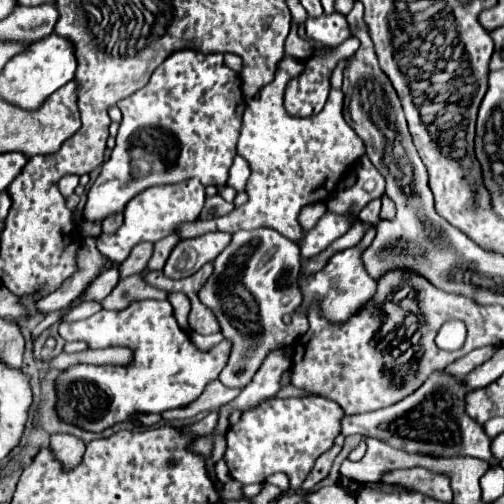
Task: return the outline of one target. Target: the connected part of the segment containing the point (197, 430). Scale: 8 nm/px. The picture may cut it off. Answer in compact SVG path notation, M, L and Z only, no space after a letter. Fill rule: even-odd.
M210 412L204 420L192 424L190 430L192 430L194 434L198 434L198 436L208 436L208 434L216 428L216 422L218 422L218 414L216 414L216 412Z

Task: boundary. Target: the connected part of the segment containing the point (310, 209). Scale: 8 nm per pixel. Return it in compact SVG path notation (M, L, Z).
M310 204L300 212L300 226L304 232L308 232L318 222L318 216L322 216L322 212L326 212L324 204Z

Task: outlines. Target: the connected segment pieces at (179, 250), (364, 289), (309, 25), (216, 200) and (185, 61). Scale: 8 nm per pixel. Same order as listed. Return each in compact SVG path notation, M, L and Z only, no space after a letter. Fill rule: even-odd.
M208 232L204 236L178 242L170 252L164 274L172 280L192 276L206 262L212 262L216 258L230 244L230 238L232 236L226 232Z
M370 228L362 240L360 240L358 246L354 248L348 248L344 252L338 252L336 256L330 258L330 262L326 264L324 270L312 274L312 276L302 276L300 278L300 290L302 290L302 296L304 296L304 310L308 310L308 306L314 302L314 300L322 300L320 306L322 306L322 314L330 320L330 322L346 322L354 312L358 312L362 308L362 304L366 300L372 298L372 294L376 292L376 282L374 278L370 278L362 266L362 260L360 260L360 254L362 250L370 244L370 240L376 235L376 229Z
M337 12L318 18L309 17L305 22L305 31L308 38L330 48L340 46L352 36L346 18Z
M216 194L216 196L212 196L212 198L206 200L204 210L202 210L202 214L200 214L200 220L210 220L210 218L216 218L216 216L224 216L224 214L228 214L232 208L234 208L234 204L226 202L220 194Z
M178 50L170 58L166 58L152 74L150 82L138 90L136 94L120 100L116 106L122 112L122 122L116 136L116 148L100 168L96 182L88 192L88 202L84 206L84 218L90 222L104 220L110 214L122 212L130 198L140 194L150 186L160 184L178 184L186 178L198 178L204 186L224 186L228 180L228 170L236 156L236 142L240 136L240 124L244 112L244 96L242 96L242 80L240 76L224 66L222 54L202 54L194 50ZM132 148L136 148L148 156L152 164L152 174L134 180L132 178Z

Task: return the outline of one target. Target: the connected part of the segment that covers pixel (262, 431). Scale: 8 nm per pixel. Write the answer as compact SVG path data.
M314 394L300 398L270 398L256 408L242 410L240 422L228 428L228 448L224 460L230 468L230 476L242 484L262 484L270 474L284 472L290 478L290 490L300 490L316 458L334 446L334 438L340 434L342 414L342 408L338 408L334 400Z

